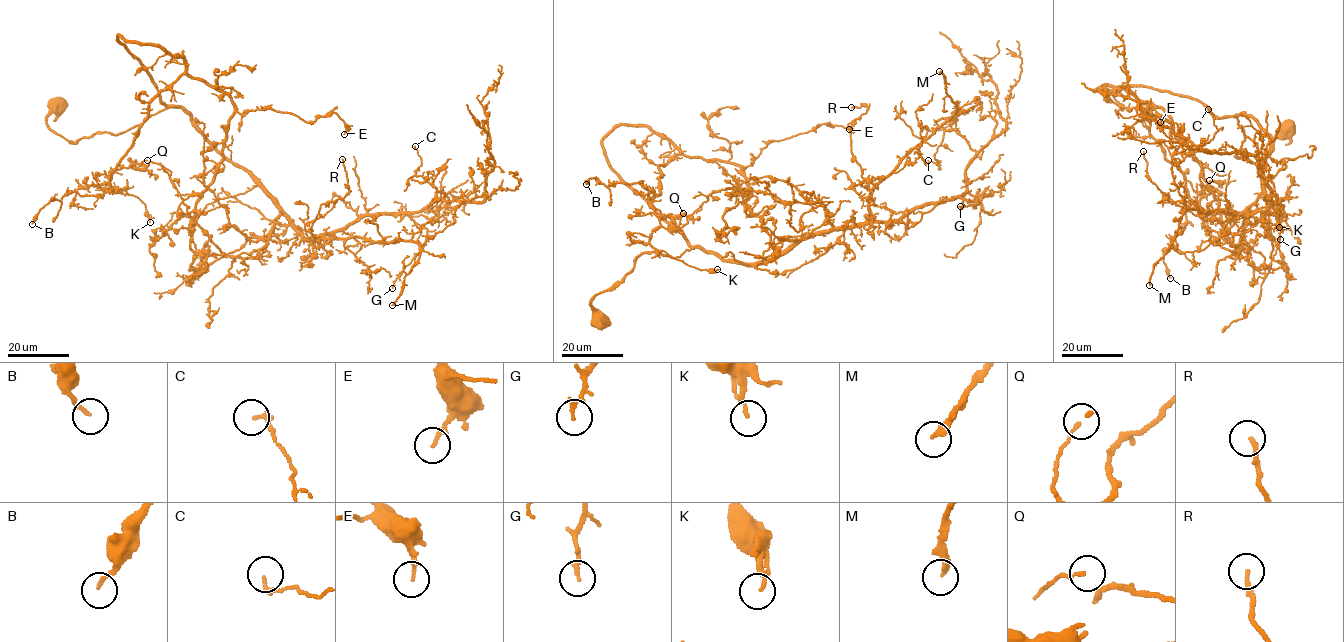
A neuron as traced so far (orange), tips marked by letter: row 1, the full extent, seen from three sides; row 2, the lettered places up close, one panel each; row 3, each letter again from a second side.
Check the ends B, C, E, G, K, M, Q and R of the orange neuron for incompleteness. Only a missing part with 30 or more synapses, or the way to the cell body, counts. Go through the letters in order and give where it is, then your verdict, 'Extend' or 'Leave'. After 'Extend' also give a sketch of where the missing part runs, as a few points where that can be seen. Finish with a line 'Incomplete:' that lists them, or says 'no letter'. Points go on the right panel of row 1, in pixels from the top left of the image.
B: Place: (1170, 278). Leave
C: Place: (1208, 109). Leave
E: Place: (1160, 122). Leave
G: Place: (1280, 239). Leave
K: Place: (1279, 227). Leave
M: Place: (1149, 285). Extend
Q: Place: (1209, 180). Leave
R: Place: (1143, 151). Leave
Incomplete: M

